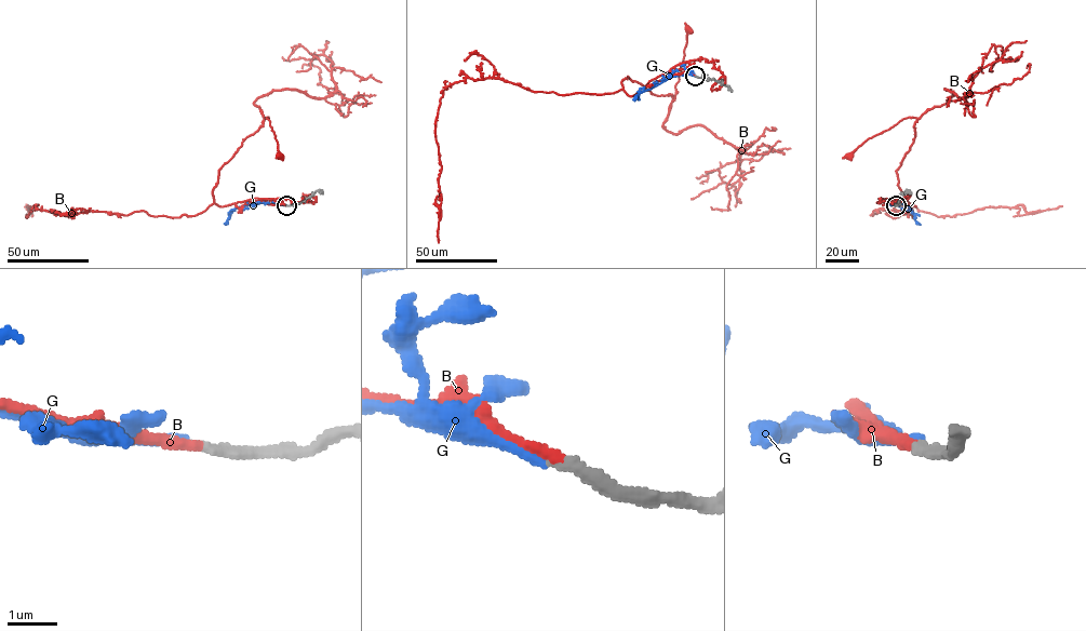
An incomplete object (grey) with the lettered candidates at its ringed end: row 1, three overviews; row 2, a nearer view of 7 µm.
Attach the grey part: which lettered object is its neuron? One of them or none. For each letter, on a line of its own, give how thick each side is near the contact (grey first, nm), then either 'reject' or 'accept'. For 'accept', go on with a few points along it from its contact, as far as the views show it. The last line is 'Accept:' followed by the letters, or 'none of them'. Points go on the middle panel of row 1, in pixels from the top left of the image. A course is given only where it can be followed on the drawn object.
B: 240/200 nm | accept | via (695, 76), (670, 75), (631, 96), (621, 83), (628, 76), (652, 93), (674, 98), (687, 29)
G: 190/200 nm | reject
Accept: B

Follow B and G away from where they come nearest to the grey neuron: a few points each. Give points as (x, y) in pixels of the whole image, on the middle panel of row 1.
B: (695, 76), (670, 75), (631, 96), (621, 83), (628, 76), (652, 93), (674, 98), (687, 29)
G: (695, 76), (672, 76), (640, 91), (634, 101)

